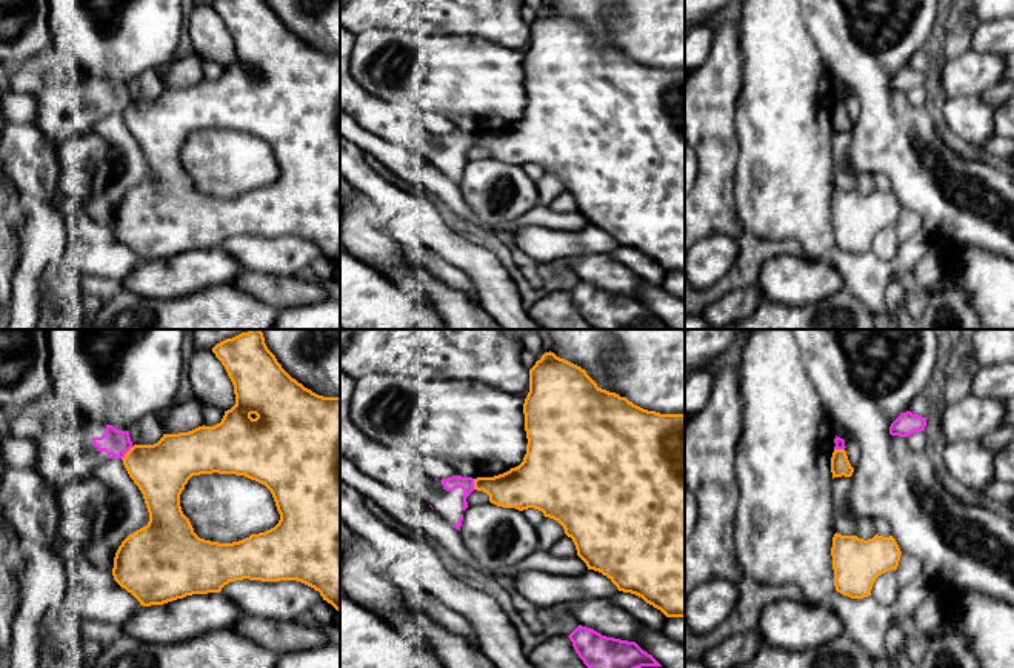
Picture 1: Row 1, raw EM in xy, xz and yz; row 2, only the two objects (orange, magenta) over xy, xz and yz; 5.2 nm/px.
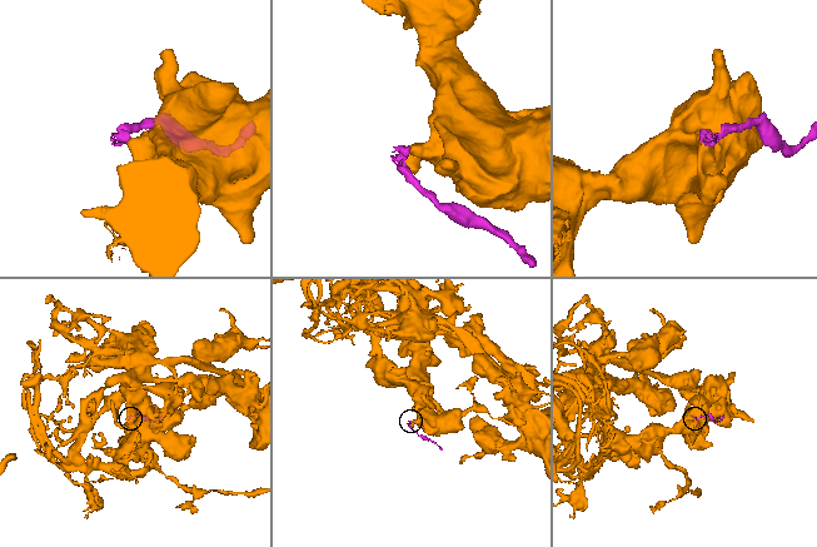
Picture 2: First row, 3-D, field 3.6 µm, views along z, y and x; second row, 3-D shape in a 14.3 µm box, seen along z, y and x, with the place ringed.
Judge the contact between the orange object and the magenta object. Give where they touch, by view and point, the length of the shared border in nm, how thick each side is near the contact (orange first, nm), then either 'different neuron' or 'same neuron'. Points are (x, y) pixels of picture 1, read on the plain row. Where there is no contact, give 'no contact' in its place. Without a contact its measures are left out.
xy (126, 108) | 90 nm | 280/140 nm | different neuron

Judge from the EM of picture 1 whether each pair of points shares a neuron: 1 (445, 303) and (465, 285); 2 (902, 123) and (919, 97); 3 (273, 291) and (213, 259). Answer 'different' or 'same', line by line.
1: different
2: different
3: different

